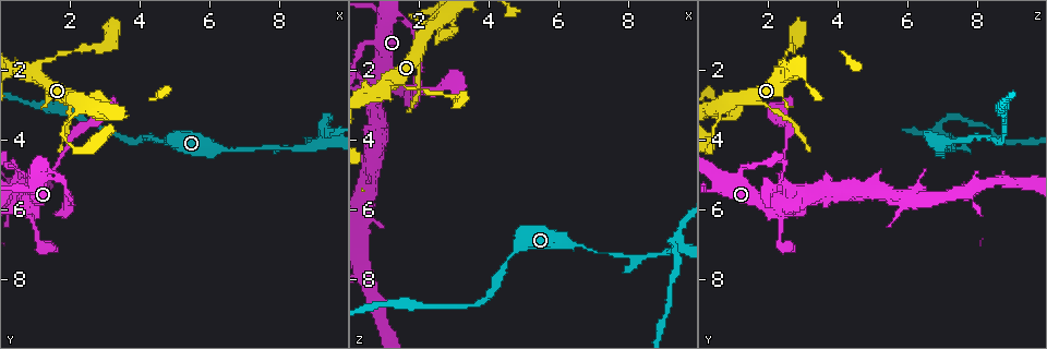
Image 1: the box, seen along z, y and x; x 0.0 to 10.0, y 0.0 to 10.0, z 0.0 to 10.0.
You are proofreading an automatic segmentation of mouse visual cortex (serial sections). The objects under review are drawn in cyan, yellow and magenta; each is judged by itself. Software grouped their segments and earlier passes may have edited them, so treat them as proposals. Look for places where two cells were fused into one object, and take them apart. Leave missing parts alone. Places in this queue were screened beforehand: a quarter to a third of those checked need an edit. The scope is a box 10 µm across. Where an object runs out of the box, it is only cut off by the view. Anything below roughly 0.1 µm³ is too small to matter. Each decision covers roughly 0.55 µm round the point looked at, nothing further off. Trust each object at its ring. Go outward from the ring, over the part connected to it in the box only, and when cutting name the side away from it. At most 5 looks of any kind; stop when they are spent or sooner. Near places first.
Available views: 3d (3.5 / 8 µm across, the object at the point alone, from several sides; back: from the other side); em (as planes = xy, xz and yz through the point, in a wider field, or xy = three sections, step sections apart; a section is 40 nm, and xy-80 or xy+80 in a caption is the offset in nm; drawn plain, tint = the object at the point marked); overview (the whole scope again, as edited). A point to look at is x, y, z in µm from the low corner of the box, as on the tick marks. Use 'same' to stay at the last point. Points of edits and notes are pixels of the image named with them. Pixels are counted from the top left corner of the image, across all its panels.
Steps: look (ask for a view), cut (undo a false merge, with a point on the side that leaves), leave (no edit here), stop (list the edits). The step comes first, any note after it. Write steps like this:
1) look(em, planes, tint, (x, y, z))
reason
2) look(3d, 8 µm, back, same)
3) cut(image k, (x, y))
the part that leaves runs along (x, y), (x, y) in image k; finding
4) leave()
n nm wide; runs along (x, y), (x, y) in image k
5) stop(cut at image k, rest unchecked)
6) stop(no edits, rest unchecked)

look(3d, 3.5 µm, (0.65, 1.90, 2.70))
side arm on a straight run

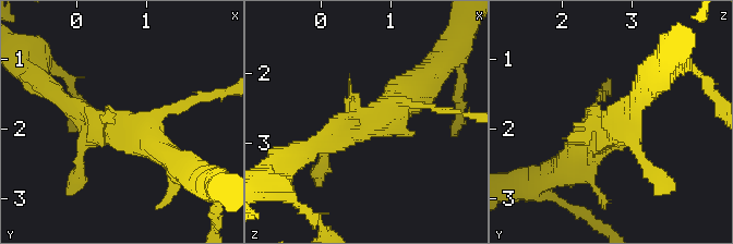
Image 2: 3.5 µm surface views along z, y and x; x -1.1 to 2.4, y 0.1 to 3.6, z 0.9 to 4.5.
look(em, xy, step 2, tint, (0.65, 1.95, 2.60))

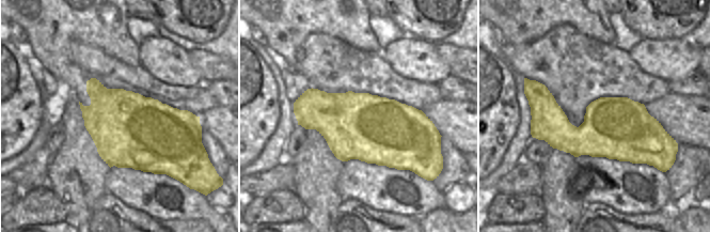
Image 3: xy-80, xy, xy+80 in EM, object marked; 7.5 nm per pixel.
leave()
runs along (176, 161), (105, 138) in image 2; one cell here

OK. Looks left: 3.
look(3d, 3.5 µm, (9.40, 3.95, 7.10))
sharp bend

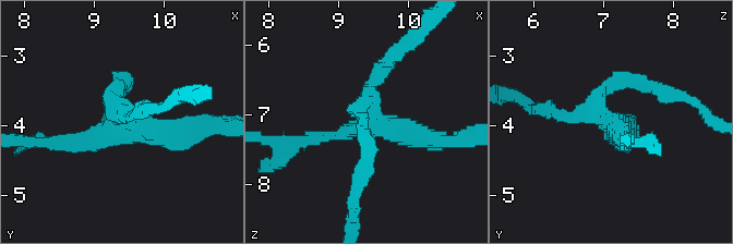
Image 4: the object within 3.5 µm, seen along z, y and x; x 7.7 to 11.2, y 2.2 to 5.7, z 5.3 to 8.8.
look(em, xy, step 2, tint, (9.35, 3.95, 7.10))
shape alone is not enough

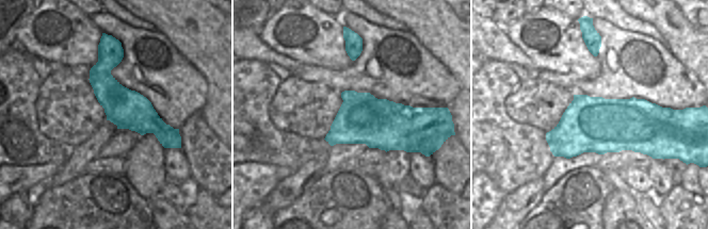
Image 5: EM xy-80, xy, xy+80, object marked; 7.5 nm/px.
look(em, planes, tint, same)

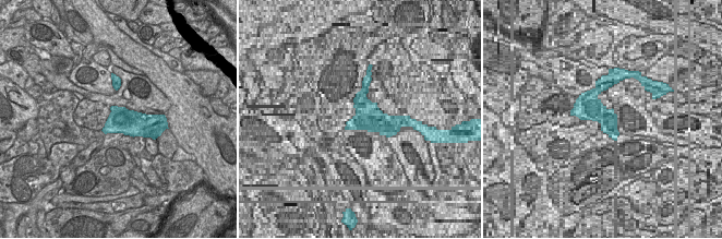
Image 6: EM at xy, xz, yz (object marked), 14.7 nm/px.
cut(image 4, (372, 84))
380 nm wide; the part that leaves runs along (364, 119), (361, 174) in image 4; a second cell is stuck on

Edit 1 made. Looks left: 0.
stop(cut at image 4, rest unchecked)

